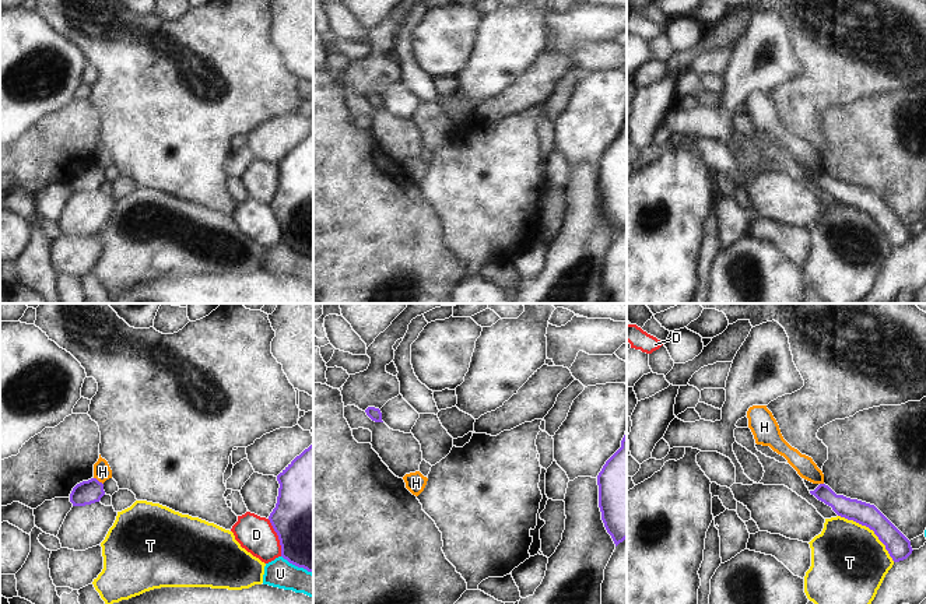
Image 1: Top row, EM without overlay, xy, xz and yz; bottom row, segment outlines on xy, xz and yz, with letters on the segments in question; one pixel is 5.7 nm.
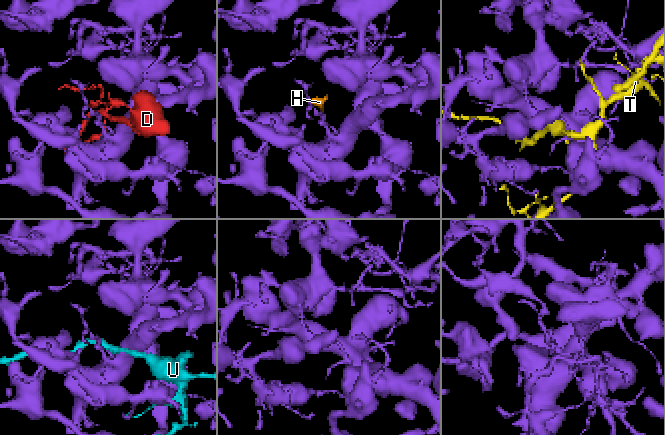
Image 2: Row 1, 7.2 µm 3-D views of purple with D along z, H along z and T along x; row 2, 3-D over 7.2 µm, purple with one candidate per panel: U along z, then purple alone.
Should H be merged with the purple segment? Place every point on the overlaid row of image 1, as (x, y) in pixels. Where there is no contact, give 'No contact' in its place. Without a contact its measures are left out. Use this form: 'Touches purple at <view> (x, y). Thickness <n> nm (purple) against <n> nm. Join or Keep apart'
Touches purple at xy (97, 480). Thickness 140 nm (purple) against 100 nm. Keep apart.

